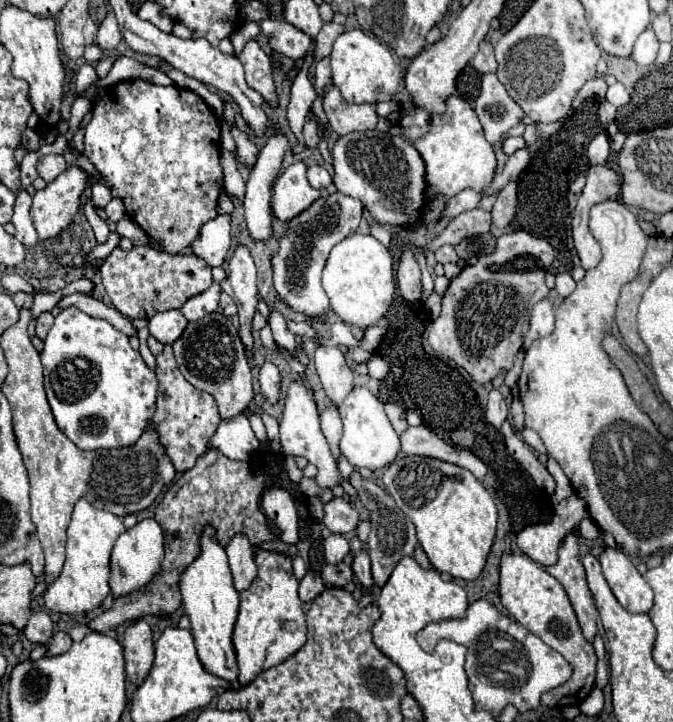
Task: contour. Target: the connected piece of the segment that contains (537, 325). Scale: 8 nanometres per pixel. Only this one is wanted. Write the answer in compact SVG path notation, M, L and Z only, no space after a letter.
M540 300L532 308L528 340L536 340L536 338L542 338L542 336L548 336L552 330L554 330L554 306L548 300Z

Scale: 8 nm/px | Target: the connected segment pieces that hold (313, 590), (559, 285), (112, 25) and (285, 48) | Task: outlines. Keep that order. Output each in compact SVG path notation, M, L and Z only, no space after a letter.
M308 572L300 580L300 600L302 602L312 602L322 590L324 590L324 582L318 572Z
M568 272L556 276L556 292L558 292L560 298L570 296L574 292L574 286L576 286L576 282L574 282L574 278Z
M108 12L108 16L104 18L104 22L98 26L98 36L96 36L96 44L102 50L114 50L122 40L122 32L118 28L116 16L114 12Z
M262 20L262 32L270 42L270 48L278 54L284 54L288 58L304 58L308 52L312 38L306 36L302 30L294 28L292 24L286 24L284 20Z

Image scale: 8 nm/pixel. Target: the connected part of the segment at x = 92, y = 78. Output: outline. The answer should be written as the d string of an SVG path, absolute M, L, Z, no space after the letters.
M84 64L80 70L78 70L78 76L76 76L76 94L84 92L88 86L92 86L96 82L96 72L90 64Z

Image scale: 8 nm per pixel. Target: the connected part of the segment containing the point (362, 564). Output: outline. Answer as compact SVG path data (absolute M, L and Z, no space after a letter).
M364 552L356 554L356 558L352 562L352 570L354 570L354 578L362 584L362 588L370 590L374 586L374 580L372 580L372 574L370 574L370 558L368 558L368 554L364 554Z

